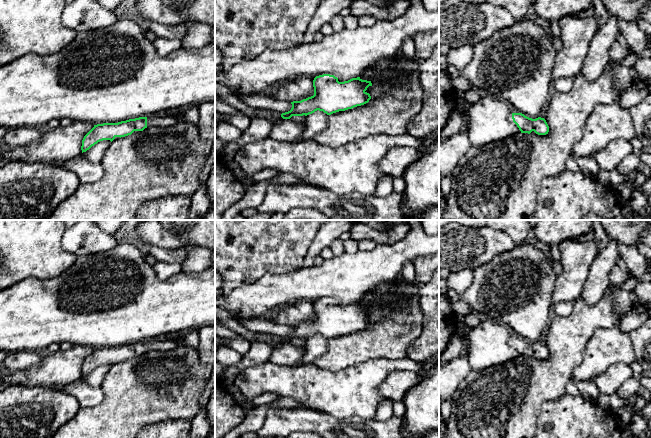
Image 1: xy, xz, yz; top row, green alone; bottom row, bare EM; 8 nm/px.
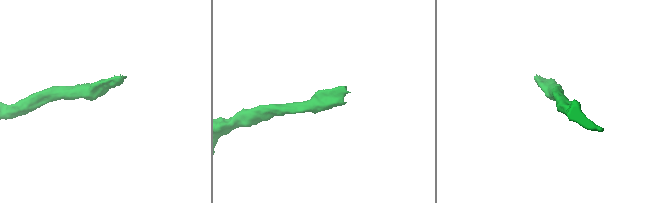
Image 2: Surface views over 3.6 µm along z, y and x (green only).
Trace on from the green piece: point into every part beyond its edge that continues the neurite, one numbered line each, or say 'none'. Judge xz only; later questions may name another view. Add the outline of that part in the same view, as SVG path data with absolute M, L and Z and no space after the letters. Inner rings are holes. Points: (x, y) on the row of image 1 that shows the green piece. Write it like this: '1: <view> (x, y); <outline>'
1: xz (371, 90); M369 86L365 92L369 93L371 98L381 93L382 90L375 89L373 86Z

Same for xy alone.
1: xy (154, 122); M175 112L163 115L151 115L147 117L147 127L143 131L134 131L131 135L148 131L163 130L167 127L175 125L176 122L177 117Z

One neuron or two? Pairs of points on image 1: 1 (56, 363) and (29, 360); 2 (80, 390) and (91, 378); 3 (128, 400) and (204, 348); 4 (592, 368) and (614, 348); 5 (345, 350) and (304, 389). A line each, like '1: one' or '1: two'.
1: two
2: two
3: two
4: one
5: two

